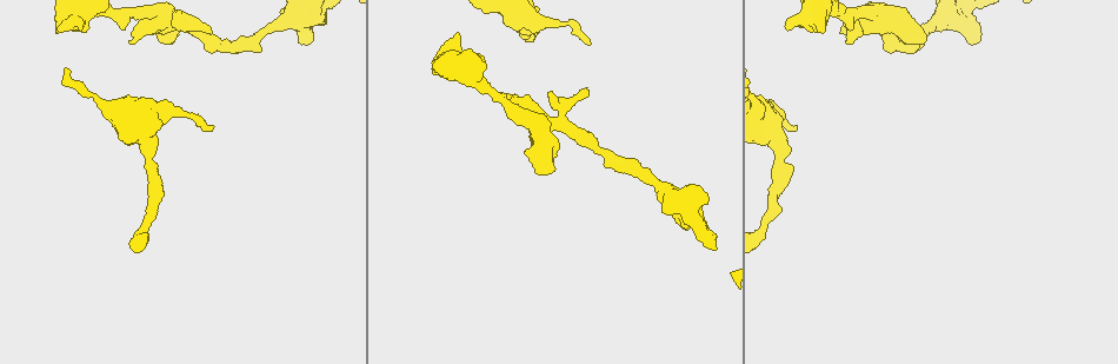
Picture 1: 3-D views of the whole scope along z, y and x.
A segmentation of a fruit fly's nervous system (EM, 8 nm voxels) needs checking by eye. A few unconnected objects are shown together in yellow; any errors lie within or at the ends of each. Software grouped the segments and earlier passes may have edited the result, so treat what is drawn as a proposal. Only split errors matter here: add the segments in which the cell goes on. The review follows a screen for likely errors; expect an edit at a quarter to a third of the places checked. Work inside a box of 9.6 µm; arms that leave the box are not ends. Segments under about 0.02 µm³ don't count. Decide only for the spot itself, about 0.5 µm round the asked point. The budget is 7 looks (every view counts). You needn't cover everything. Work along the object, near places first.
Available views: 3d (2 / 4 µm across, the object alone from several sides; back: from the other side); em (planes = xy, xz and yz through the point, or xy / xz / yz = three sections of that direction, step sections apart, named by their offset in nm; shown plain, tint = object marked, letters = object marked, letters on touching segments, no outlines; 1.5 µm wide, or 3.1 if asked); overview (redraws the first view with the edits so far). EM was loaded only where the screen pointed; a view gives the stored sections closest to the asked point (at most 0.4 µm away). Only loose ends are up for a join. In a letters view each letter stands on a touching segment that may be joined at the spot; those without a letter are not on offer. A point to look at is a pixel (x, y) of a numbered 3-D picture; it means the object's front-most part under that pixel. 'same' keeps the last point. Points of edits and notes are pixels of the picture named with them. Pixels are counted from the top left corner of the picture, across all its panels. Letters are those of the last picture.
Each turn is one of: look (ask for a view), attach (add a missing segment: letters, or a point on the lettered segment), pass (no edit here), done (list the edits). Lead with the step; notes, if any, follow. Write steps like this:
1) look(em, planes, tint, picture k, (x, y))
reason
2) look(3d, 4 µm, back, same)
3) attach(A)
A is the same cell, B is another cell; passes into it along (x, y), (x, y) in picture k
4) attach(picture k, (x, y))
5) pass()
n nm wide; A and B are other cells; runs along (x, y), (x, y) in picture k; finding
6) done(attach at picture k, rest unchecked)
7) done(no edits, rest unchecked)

look(3d, 4 µm, picture 1, (847, 39))
thick end

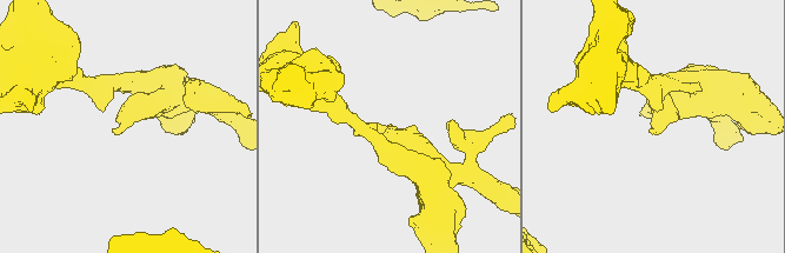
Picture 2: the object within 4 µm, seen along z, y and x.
look(em, planes, tint, picture 2, (113, 131))
need the tissue

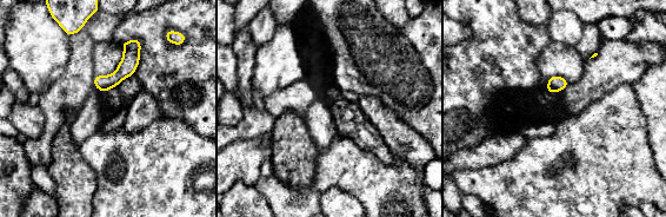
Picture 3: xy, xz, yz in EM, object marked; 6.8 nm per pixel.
look(em, planes, letters, same)

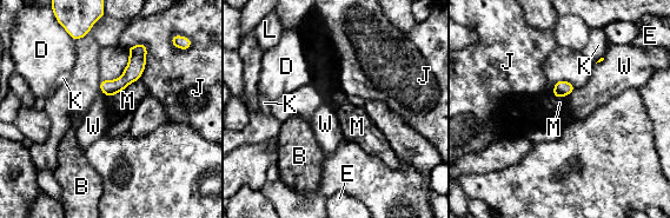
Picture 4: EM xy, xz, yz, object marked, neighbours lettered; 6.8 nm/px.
pass()
J touches over 260 nm; B, D, E, J, K, L, M and W are other cells; runs along (143, 47), (136, 67), (104, 90) in picture 4; none of them fits

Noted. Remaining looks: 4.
look(3d, 2 µm, back, picture 1, (458, 33))
branch stops here

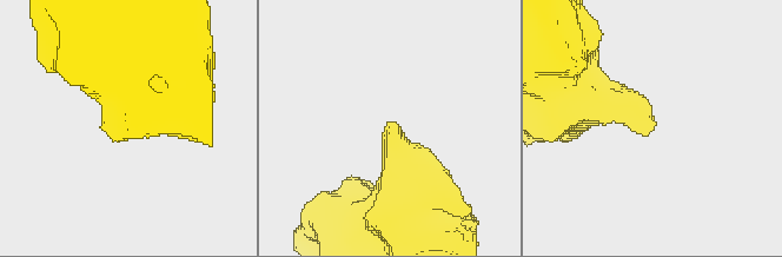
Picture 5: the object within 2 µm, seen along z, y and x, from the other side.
look(em, planes, plain, picture 5, (390, 131))

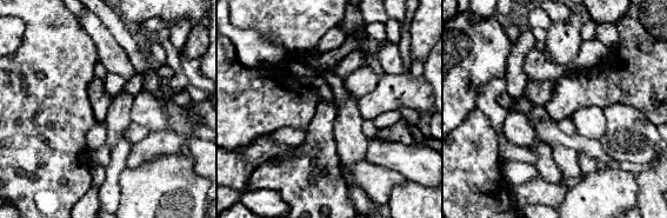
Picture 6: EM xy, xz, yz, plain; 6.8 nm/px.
look(em, planes, letters, same)

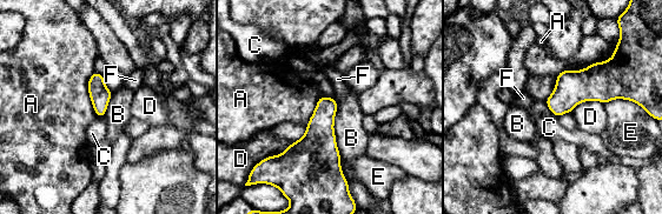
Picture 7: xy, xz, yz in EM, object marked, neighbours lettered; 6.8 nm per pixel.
pass()
B touches over 380 nm; A, B, C, D, E and F are other cells; border along (336, 101), (333, 133), (341, 156) in picture 7; none of them fits

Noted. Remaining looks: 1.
done(no edits, rest unchecked)

